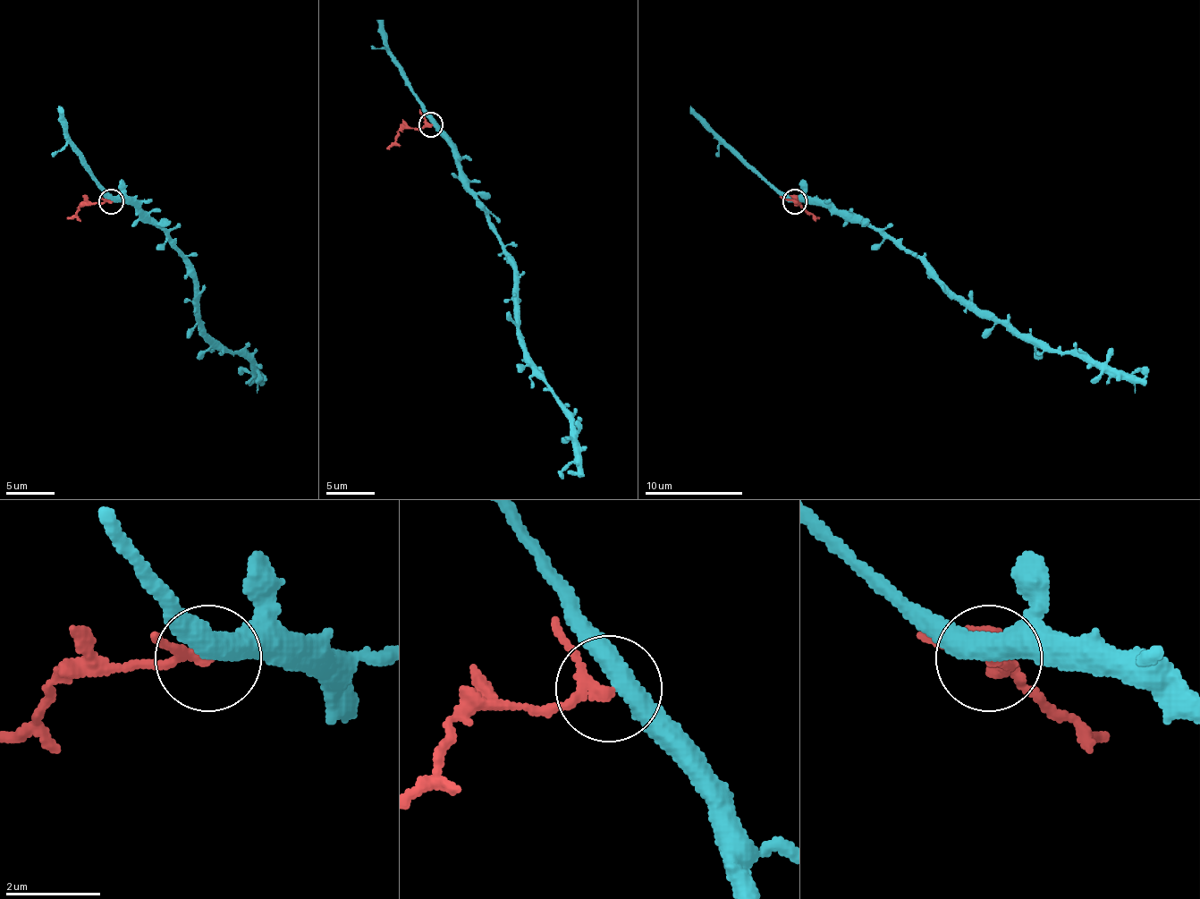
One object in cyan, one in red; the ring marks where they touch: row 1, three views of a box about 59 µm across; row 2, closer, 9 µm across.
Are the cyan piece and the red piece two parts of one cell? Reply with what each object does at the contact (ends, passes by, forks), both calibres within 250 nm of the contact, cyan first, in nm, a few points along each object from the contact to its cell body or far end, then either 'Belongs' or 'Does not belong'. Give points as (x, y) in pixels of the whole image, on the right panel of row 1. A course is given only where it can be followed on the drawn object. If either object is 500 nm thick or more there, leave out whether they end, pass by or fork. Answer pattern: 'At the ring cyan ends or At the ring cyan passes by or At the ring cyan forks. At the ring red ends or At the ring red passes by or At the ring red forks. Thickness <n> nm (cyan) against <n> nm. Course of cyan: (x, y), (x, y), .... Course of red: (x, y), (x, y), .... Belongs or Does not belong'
At the ring cyan passes by. At the ring red passes by. Thickness 440 nm (cyan) against 200 nm. Course of cyan: (794, 200), (814, 200), (862, 216), (911, 250), (958, 296), (1051, 350), (1076, 352), (1127, 372), (1149, 369). Course of red: (794, 200), (818, 218). Does not belong

